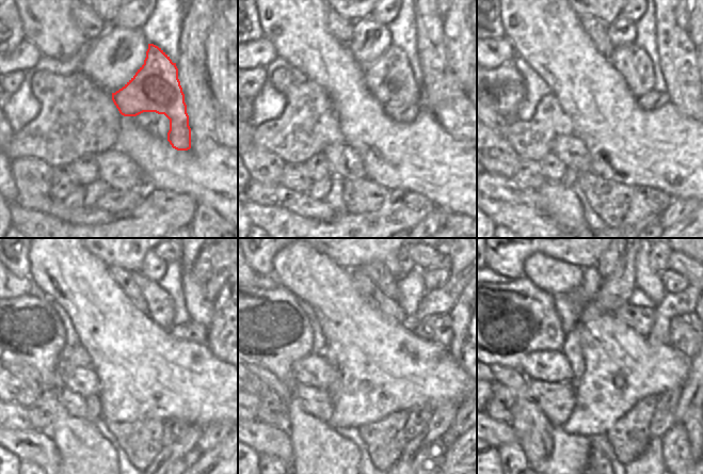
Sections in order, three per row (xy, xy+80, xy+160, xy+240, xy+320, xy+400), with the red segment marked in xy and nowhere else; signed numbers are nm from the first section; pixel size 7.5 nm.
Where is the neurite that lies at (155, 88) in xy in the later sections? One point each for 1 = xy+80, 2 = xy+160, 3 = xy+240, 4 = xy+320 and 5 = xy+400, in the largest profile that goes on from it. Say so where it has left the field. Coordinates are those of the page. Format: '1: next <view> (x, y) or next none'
1: next xy+80 (389, 78)
2: next xy+160 (634, 64)
3: next xy+240 (160, 303)
4: next xy+320 (388, 284)
5: next xy+400 (610, 259)

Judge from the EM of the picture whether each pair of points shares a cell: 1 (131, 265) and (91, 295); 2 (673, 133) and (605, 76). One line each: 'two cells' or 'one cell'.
1: two cells
2: one cell

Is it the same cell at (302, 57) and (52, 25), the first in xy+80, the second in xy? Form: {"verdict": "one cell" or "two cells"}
{"verdict": "one cell"}

